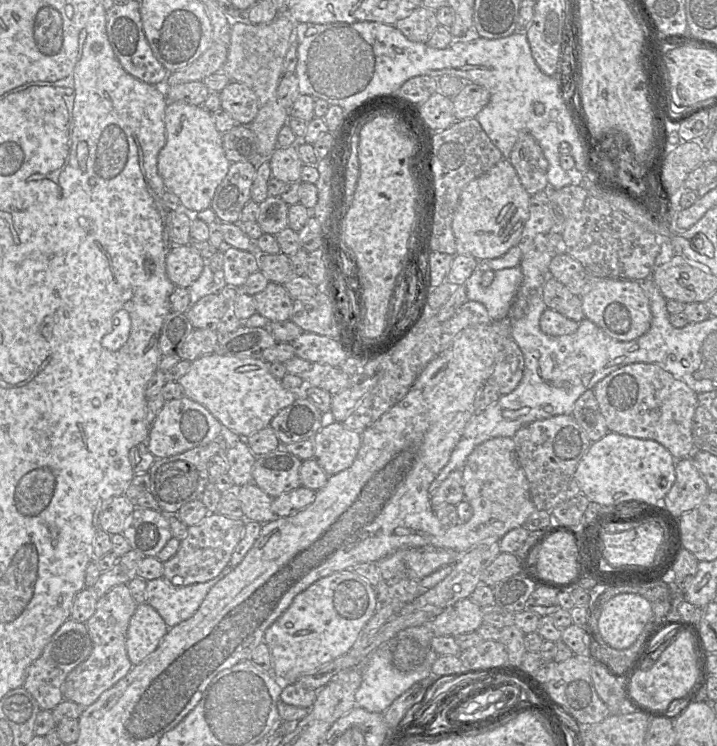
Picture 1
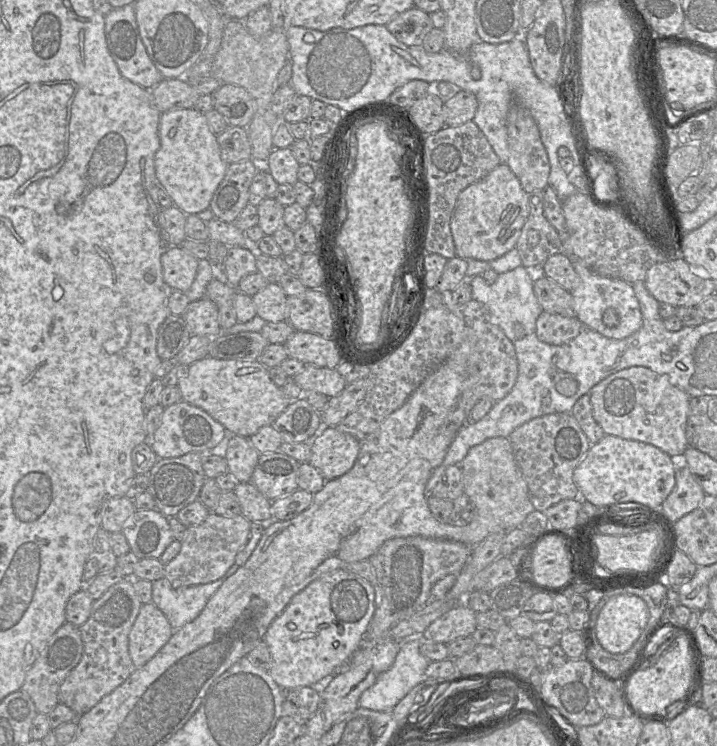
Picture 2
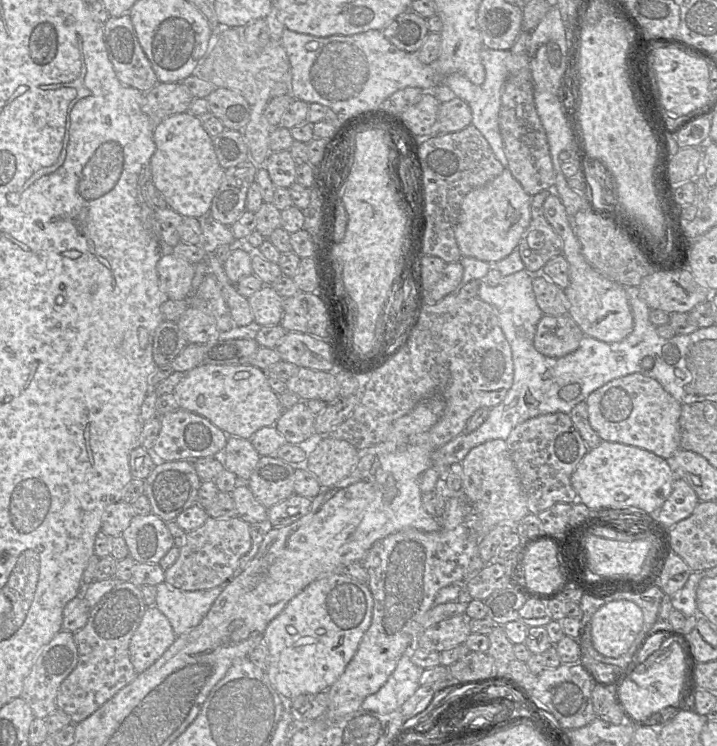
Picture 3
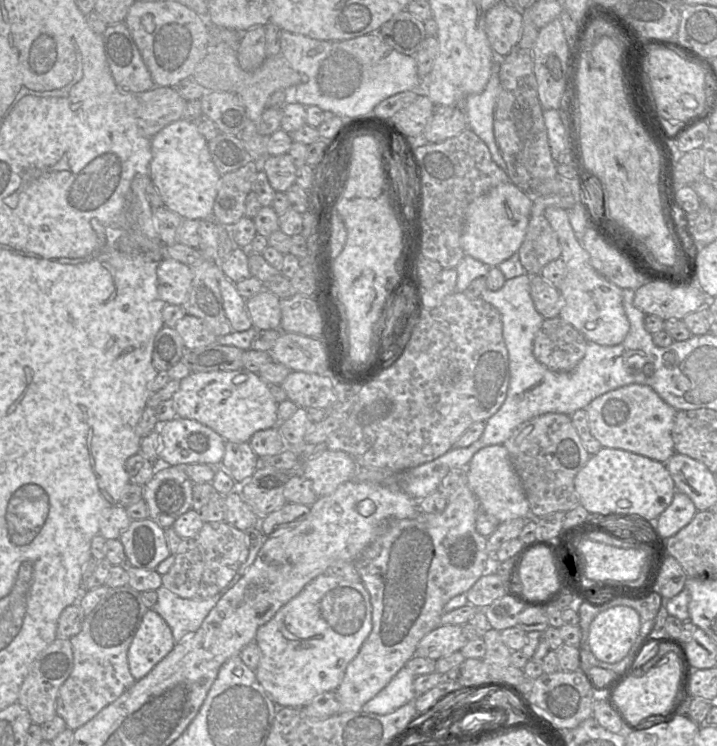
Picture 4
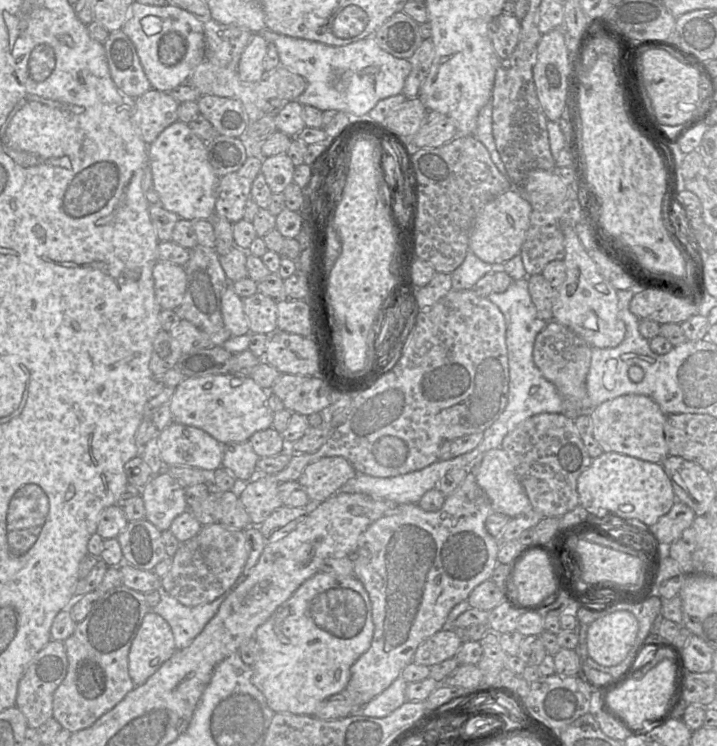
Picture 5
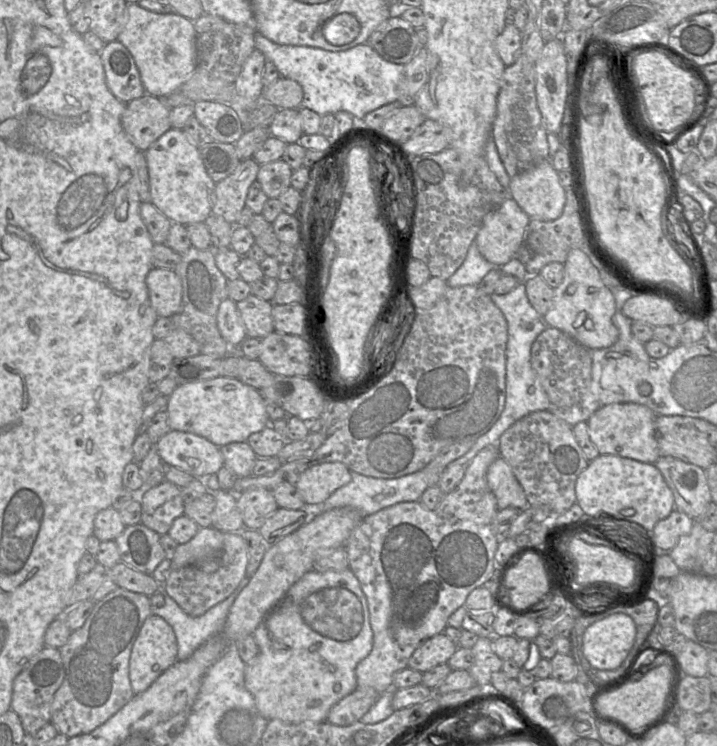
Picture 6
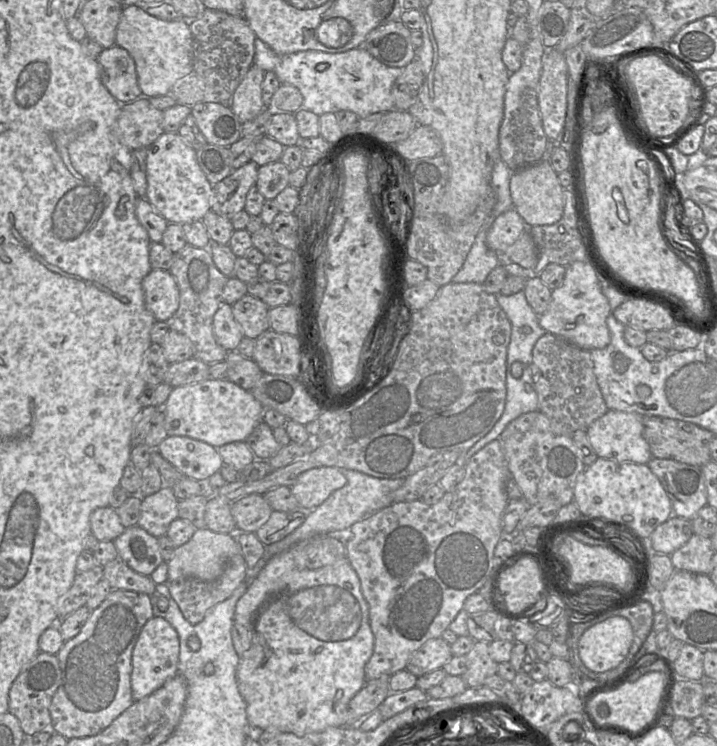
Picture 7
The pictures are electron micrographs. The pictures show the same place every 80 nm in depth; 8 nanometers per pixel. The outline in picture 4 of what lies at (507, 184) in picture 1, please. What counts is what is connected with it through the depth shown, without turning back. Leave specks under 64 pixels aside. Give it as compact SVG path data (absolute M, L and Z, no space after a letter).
M511 181L503 182L475 198L465 212L460 246L465 255L490 266L498 266L516 253L523 242L532 206L532 196Z

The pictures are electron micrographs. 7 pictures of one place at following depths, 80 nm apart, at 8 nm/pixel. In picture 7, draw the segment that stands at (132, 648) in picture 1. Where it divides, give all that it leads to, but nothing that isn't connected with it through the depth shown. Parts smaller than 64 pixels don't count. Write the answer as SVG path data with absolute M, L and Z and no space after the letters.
M152 617L143 626L132 652L131 689L134 701L139 701L159 689L178 674L179 638L165 619Z

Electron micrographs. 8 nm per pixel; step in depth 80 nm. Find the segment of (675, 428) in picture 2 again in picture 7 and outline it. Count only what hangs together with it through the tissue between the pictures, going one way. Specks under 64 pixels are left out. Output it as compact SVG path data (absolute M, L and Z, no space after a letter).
M608 410L595 420L586 432L597 456L647 465L653 457L643 437L643 417L634 412Z

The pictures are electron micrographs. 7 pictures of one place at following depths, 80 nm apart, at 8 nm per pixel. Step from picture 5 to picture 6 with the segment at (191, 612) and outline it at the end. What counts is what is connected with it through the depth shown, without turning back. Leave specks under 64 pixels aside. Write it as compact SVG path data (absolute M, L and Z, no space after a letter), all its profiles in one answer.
M244 577L230 596L199 617L187 615L167 593L162 593L164 606L151 609L154 615L163 618L172 627L177 641L178 661L188 659L198 647L222 632L233 602L249 579Z

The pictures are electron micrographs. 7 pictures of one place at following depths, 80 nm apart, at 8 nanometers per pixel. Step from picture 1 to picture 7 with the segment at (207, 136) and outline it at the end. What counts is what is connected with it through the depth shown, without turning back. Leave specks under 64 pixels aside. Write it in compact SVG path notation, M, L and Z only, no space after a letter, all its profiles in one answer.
M166 132L147 148L147 190L144 198L168 223L183 225L201 221L211 210L213 185L200 168L196 151L178 133Z

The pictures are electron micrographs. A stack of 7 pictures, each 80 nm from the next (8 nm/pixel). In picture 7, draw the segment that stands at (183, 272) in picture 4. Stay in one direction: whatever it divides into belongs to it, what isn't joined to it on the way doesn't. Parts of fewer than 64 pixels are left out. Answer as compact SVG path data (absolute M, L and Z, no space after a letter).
M152 269L142 280L144 307L156 321L167 321L179 306L179 288L167 270Z

